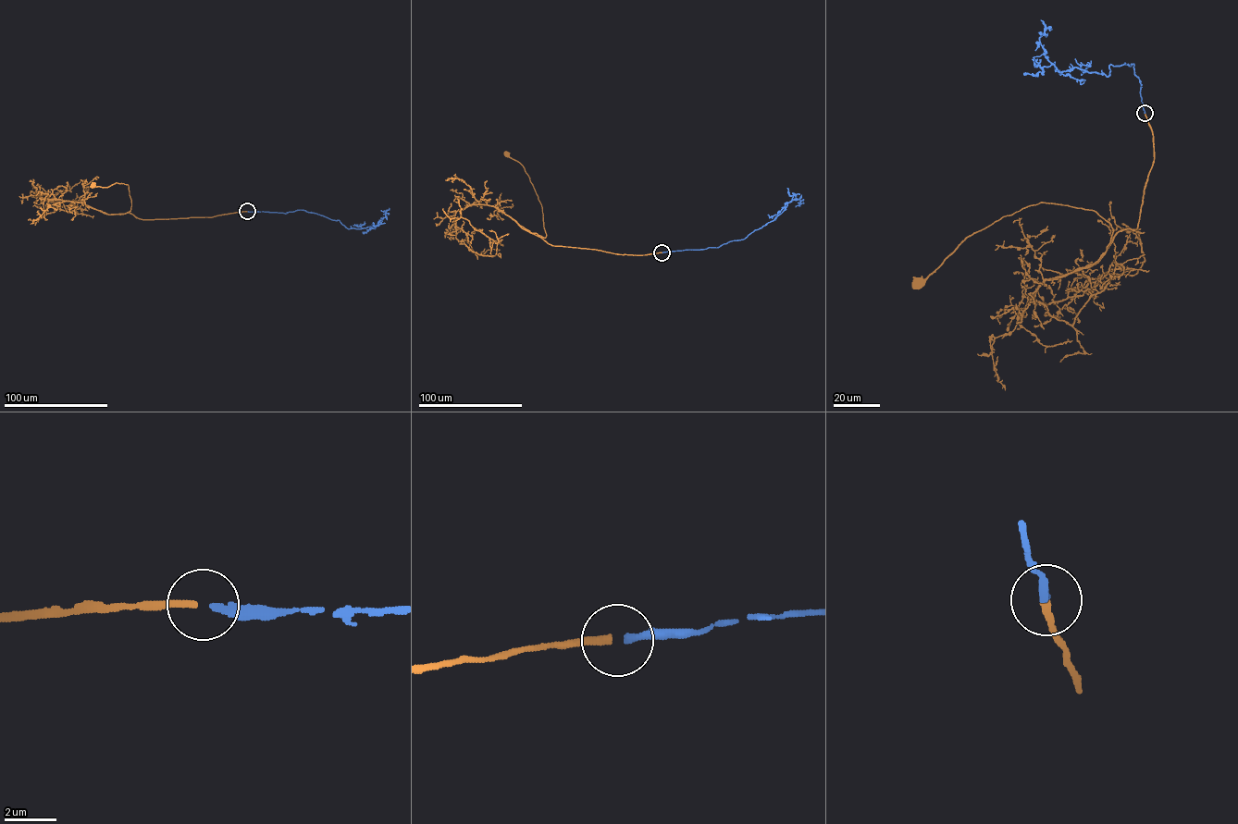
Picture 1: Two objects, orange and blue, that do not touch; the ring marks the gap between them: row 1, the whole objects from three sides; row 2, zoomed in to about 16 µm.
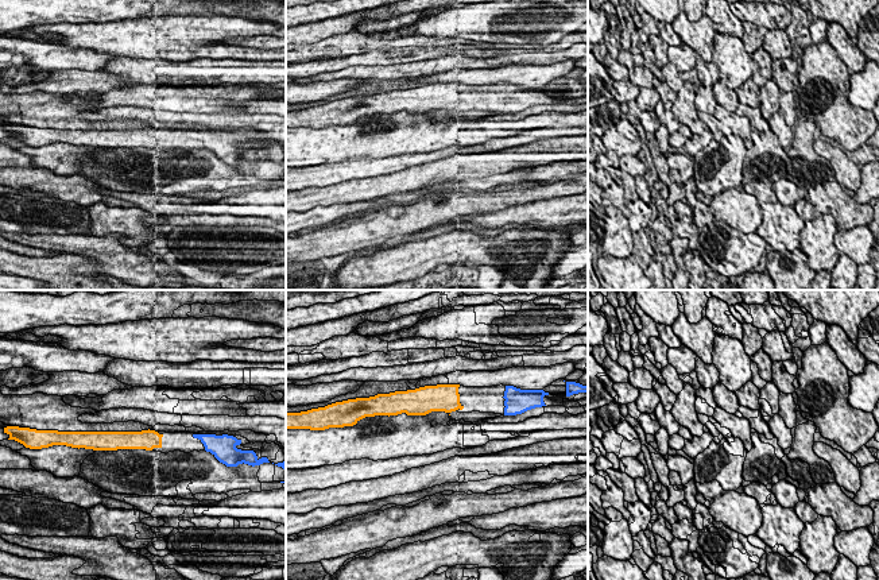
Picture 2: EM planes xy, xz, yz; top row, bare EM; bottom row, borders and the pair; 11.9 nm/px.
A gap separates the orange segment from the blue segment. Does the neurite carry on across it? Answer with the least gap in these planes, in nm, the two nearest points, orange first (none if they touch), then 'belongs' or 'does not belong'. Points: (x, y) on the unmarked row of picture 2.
360 nm apart; from orange across xy (162, 132), (193, 132); belongs

